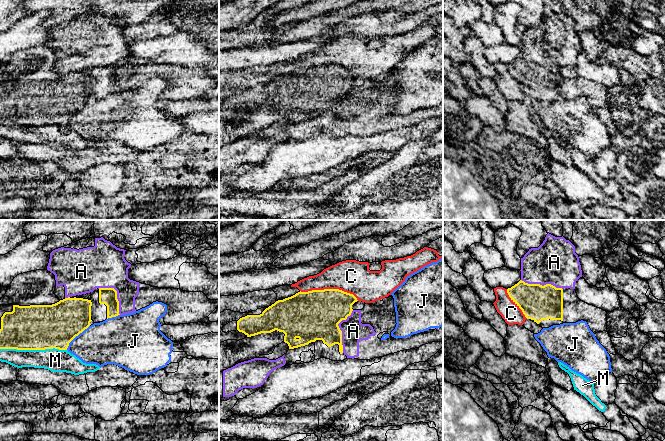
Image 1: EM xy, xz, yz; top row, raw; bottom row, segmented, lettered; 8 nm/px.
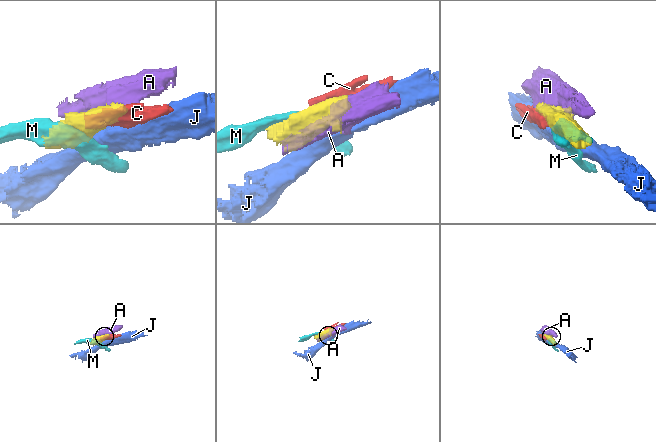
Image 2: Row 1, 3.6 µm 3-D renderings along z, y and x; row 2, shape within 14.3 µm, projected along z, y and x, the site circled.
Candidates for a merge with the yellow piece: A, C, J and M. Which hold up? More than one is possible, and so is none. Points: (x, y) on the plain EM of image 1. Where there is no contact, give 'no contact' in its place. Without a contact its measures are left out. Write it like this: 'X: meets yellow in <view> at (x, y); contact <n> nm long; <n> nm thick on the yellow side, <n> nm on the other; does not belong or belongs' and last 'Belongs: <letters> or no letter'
A: meets yellow in xz at (340, 106); contact 360 nm long; 400 nm thick on the yellow side, 180 nm on the other; does not belong
C: meets yellow in xz at (329, 65); contact 480 nm long; 400 nm thick on the yellow side, 260 nm on the other; does not belong
J: meets yellow in xy at (76, 111); contact 280 nm long; 360 nm thick on the yellow side, 340 nm on the other; does not belong
M: meets yellow in xy at (33, 125); contact 550 nm long; 360 nm thick on the yellow side, 190 nm on the other; does not belong
Belongs: no letter

